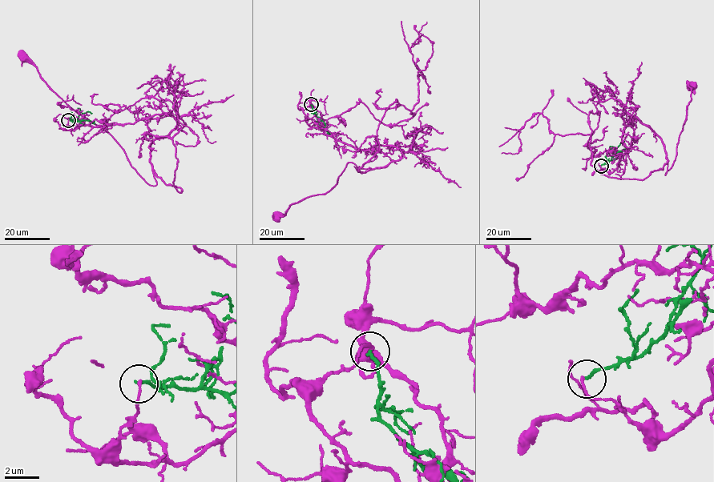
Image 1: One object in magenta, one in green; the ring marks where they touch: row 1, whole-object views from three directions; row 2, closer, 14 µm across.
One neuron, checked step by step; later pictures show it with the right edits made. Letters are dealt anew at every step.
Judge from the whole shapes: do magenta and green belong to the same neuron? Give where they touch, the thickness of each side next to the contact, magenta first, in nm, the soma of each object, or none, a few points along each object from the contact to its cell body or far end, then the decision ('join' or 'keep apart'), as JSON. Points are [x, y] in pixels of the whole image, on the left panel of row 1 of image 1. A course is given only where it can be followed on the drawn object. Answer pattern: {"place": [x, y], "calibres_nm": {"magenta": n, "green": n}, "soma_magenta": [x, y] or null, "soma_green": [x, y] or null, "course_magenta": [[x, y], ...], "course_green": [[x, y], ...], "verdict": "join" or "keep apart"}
{"place": [68, 120], "calibres_nm": {"magenta": 140, "green": 170}, "soma_magenta": [23, 58], "soma_green": null, "course_magenta": [[68, 120], [66, 130], [171, 115], [175, 127], [150, 146], [156, 184], [23, 56]], "course_green": [[68, 120], [86, 120], [94, 123]], "verdict": "keep apart"}

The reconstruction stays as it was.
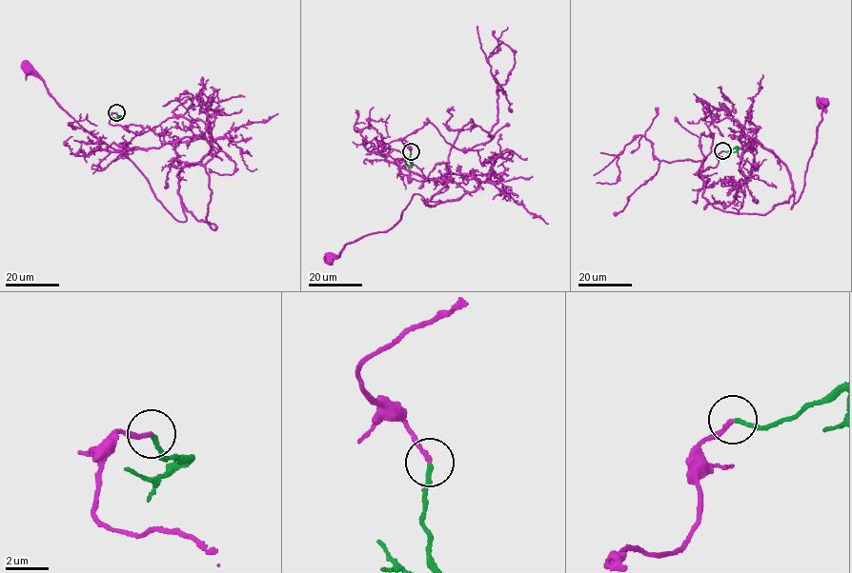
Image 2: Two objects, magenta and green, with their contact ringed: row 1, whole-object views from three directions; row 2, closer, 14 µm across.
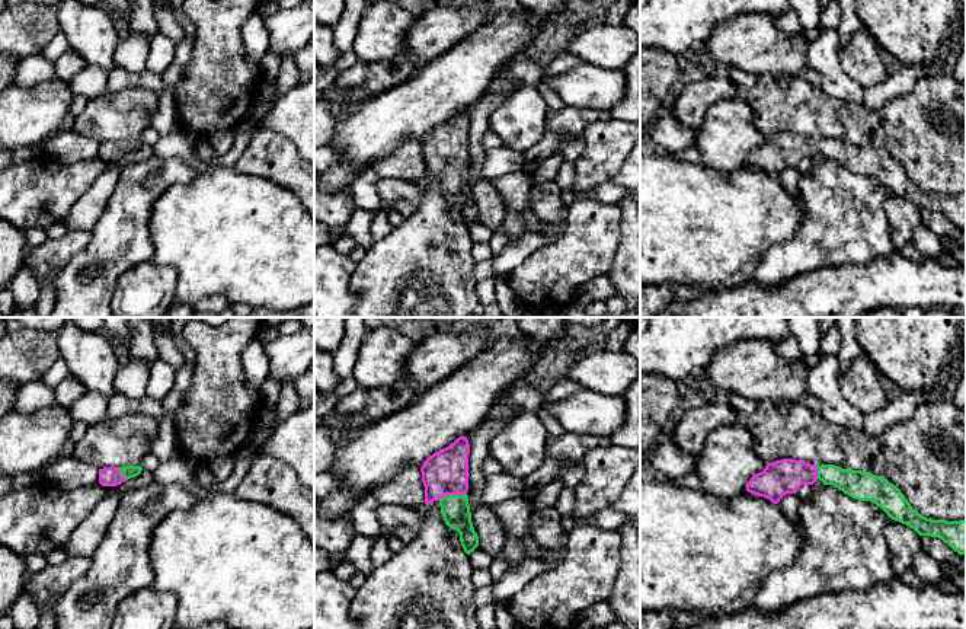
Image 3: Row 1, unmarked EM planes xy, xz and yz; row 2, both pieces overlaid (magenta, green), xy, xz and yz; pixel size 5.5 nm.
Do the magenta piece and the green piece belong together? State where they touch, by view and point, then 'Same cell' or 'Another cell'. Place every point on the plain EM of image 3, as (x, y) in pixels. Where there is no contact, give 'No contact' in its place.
Touches magenta at xz (451, 168). Same cell

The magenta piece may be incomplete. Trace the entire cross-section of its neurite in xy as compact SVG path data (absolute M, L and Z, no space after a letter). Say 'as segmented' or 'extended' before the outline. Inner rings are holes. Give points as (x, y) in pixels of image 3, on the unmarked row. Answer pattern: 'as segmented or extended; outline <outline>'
extended; outline M124 140L121 143L116 141L99 143L99 157L102 160L116 160L131 151L138 150L141 144L143 144L141 140Z

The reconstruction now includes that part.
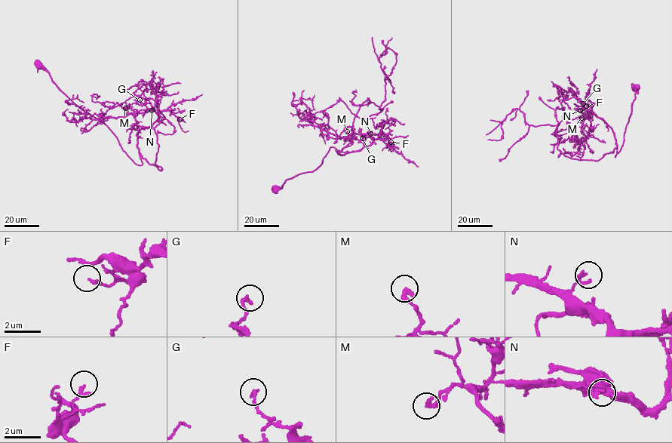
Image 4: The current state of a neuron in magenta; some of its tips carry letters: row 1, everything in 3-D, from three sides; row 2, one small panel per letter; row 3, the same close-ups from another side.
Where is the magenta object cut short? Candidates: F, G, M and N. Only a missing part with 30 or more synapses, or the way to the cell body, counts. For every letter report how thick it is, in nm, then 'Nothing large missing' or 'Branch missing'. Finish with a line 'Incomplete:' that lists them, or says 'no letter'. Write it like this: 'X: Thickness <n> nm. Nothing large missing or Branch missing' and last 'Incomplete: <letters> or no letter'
F: Thickness 120 nm. Nothing large missing
G: Thickness 170 nm. Nothing large missing
M: Thickness 280 nm. Branch missing
N: Thickness 130 nm. Nothing large missing
Incomplete: M

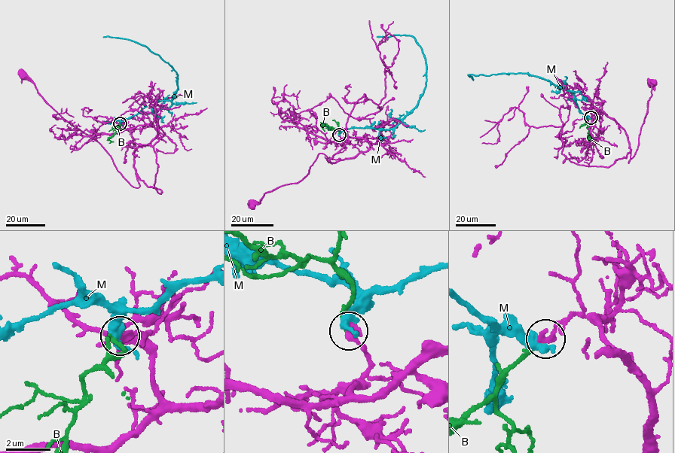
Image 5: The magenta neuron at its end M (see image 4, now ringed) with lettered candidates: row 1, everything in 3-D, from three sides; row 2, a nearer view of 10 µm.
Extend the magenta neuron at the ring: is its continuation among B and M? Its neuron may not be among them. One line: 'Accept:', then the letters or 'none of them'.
Accept: B

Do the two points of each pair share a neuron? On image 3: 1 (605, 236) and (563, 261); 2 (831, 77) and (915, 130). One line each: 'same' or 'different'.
1: same
2: different

